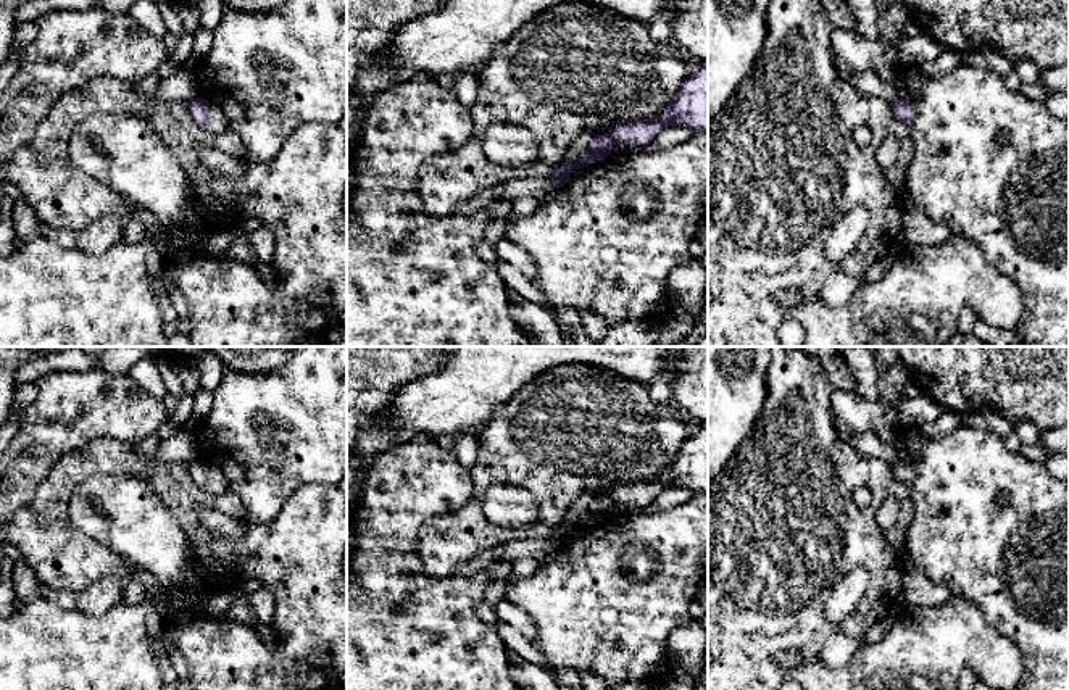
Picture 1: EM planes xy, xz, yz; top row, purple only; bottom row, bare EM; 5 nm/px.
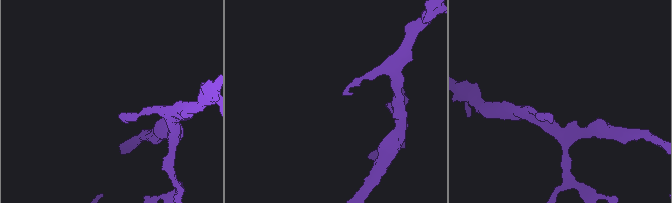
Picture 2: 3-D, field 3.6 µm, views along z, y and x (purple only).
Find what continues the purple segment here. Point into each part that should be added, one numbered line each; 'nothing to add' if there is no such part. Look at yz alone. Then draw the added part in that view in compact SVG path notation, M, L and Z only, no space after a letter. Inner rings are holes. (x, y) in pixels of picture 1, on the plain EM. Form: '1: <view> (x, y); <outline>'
nothing to add

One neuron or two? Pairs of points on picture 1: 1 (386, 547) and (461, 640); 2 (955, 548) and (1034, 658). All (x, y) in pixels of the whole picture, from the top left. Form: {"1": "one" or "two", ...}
{"1": "one", "2": "one"}

